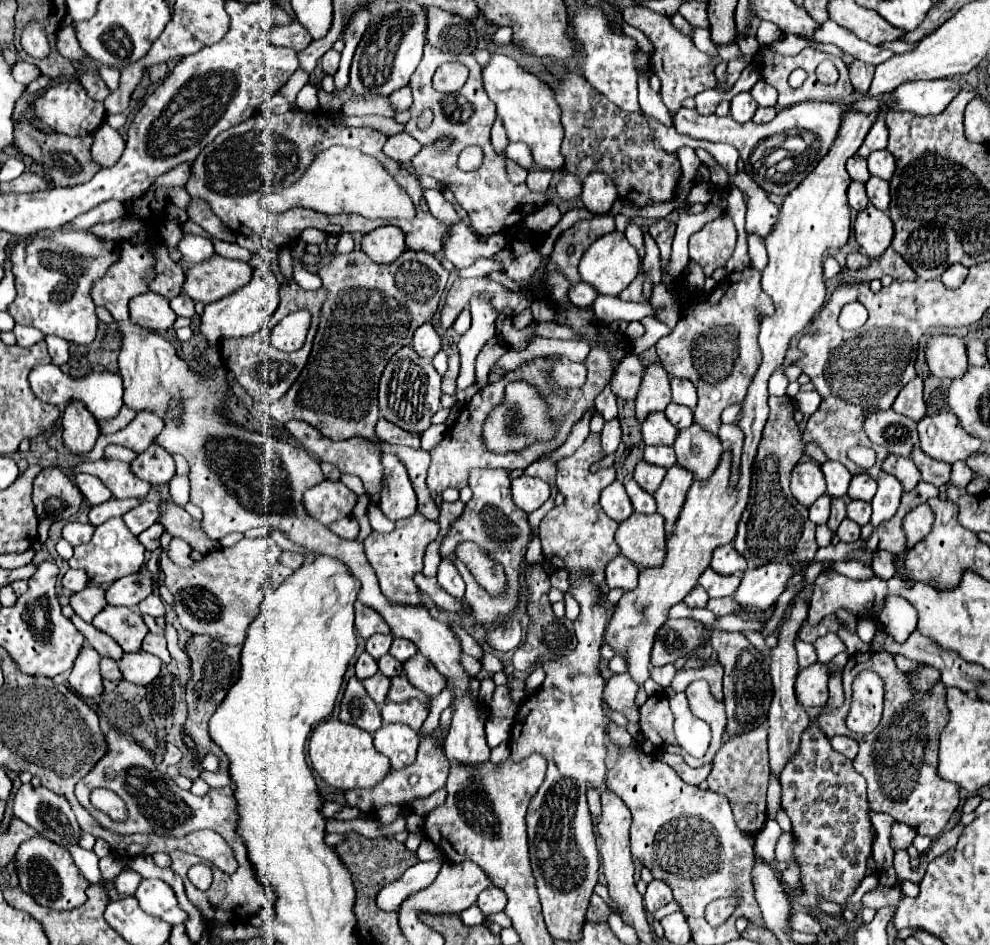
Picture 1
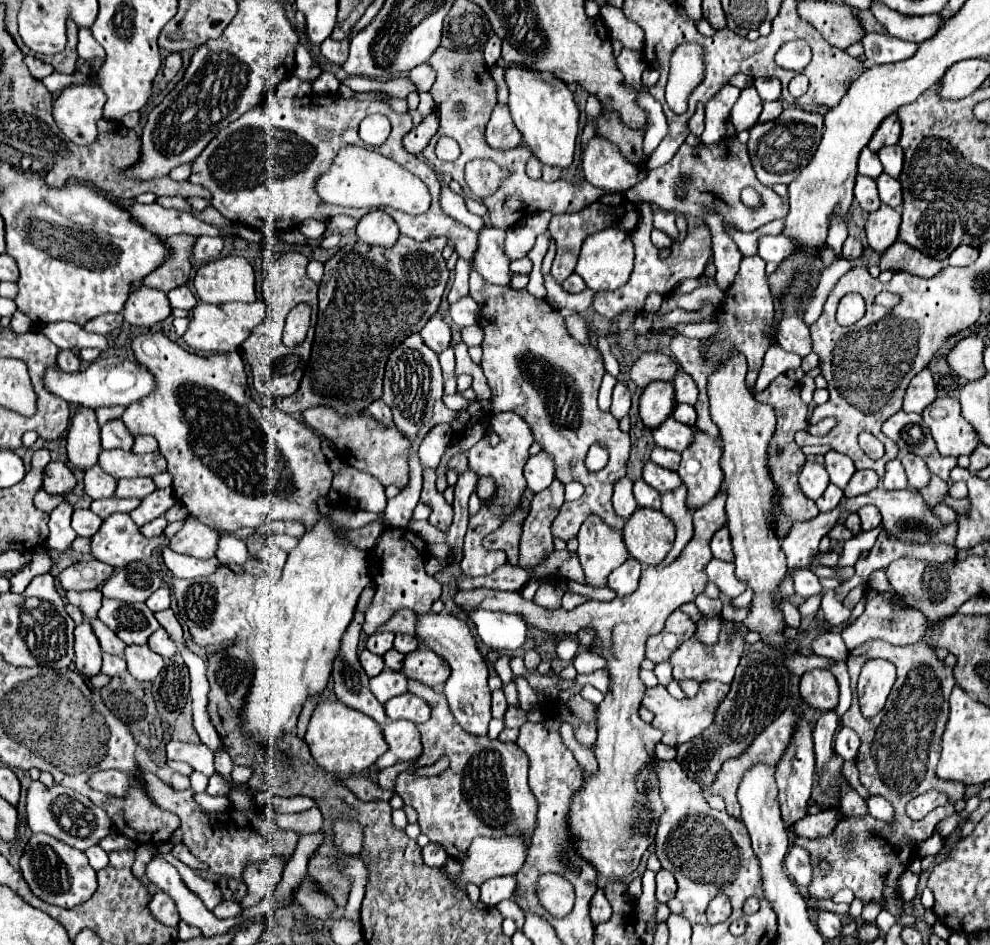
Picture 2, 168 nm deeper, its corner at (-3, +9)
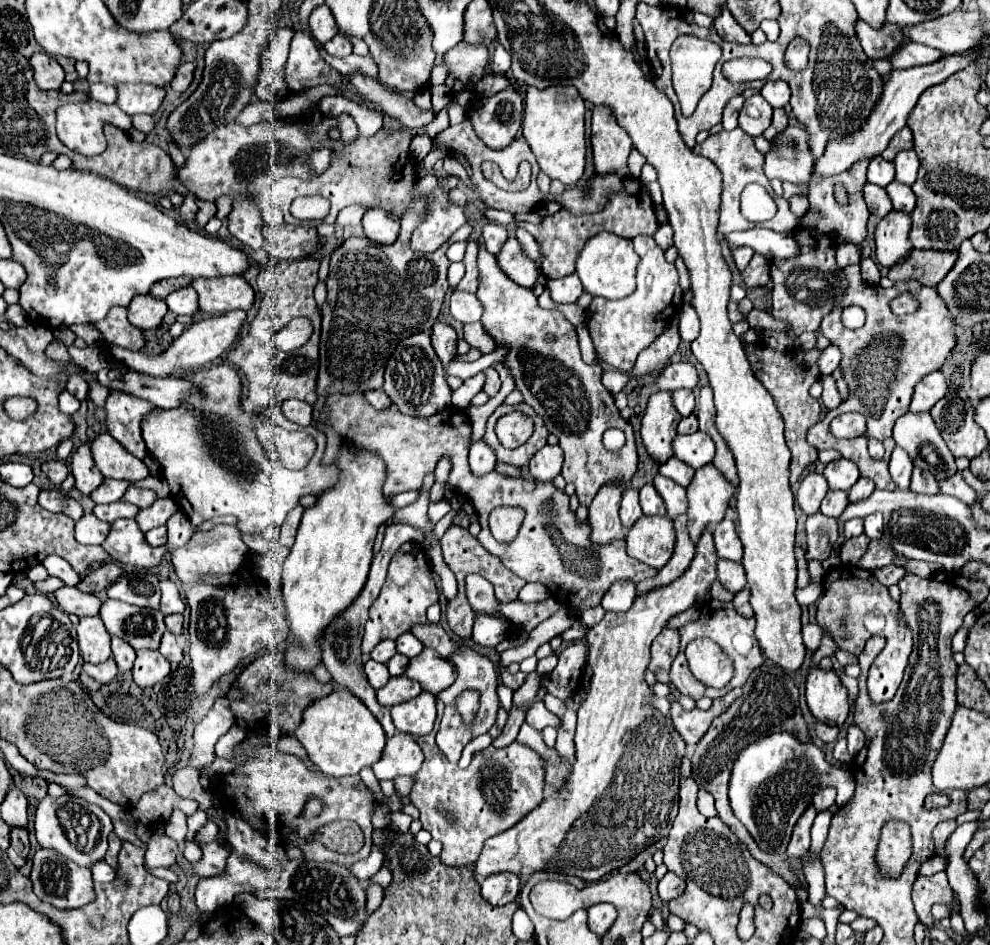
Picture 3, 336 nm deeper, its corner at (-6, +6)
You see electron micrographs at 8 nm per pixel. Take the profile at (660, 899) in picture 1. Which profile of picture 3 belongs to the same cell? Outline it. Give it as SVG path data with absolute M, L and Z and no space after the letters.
M668 871L668 873L660 879L660 883L658 883L660 899L668 903L670 899L680 897L680 893L684 891L684 887L686 887L686 883L684 883L676 873L670 873L670 871Z

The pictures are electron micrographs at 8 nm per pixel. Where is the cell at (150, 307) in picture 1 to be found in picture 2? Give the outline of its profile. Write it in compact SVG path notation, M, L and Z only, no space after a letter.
M139 286L135 294L129 296L123 316L133 326L153 326L161 320L165 320L171 314L169 300L163 292Z

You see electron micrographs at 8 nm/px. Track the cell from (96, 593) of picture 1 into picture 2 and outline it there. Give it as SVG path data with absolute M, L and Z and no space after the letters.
M87 590L87 592L67 592L65 594L67 602L77 606L85 618L95 618L97 612L99 612L99 606L101 606L101 590Z

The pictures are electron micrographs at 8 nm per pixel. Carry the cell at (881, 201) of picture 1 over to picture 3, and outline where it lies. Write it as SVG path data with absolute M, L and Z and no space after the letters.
M892 181L890 185L886 185L886 193L892 199L892 205L894 205L896 211L910 213L914 209L914 205L916 205L916 197L914 197L912 189L898 183L898 181Z

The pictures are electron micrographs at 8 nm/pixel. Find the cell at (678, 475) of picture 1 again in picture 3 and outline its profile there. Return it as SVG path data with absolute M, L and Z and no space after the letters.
M678 515L674 519L674 527L676 527L676 547L674 547L672 559L654 577L638 583L638 587L636 587L638 593L646 593L656 587L668 585L670 581L674 581L676 577L680 577L688 569L688 565L694 557L694 543L686 531L686 515Z

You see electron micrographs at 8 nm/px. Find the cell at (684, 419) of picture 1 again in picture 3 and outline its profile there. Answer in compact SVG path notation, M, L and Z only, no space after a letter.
M690 413L688 417L682 417L682 421L678 425L678 433L684 435L684 433L694 433L694 431L698 431L698 419L694 413Z

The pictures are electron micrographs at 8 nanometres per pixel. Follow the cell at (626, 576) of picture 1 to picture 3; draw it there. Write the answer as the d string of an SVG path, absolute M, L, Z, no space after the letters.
M616 581L602 597L602 607L606 611L628 611L636 599L636 583L634 581Z

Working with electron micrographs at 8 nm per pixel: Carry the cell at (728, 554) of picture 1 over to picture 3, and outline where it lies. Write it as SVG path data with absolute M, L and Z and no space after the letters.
M722 519L716 525L714 543L716 543L716 553L720 559L728 559L728 561L742 559L742 545L738 545L738 533L736 533L734 521Z

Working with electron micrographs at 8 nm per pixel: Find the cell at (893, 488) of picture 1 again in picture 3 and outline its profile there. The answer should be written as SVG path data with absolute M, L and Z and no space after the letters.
M896 447L890 457L890 475L898 489L908 489L912 469L914 469L914 465L912 465L910 457L900 447Z

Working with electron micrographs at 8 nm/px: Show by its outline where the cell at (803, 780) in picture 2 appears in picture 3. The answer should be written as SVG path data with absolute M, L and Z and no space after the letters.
M810 803L806 807L806 811L800 815L800 819L796 821L794 831L792 831L792 839L790 839L790 845L788 845L788 851L786 851L788 857L800 859L808 851L808 847L810 847L810 827L812 827L812 821L814 821L816 813L818 811Z

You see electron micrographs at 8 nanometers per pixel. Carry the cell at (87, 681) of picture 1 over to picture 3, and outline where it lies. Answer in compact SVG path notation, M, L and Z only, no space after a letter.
M98 615L82 617L80 623L76 625L76 633L78 633L80 655L86 663L98 665L112 655L110 633L106 633L106 627L102 625L102 619Z

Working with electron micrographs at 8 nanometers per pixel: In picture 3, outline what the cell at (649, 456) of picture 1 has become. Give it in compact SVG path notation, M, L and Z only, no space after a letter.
M670 457L666 463L662 463L660 473L664 477L670 477L672 481L676 481L682 487L688 487L688 483L694 477L694 469L690 465L686 465L684 461L678 461L676 457Z

